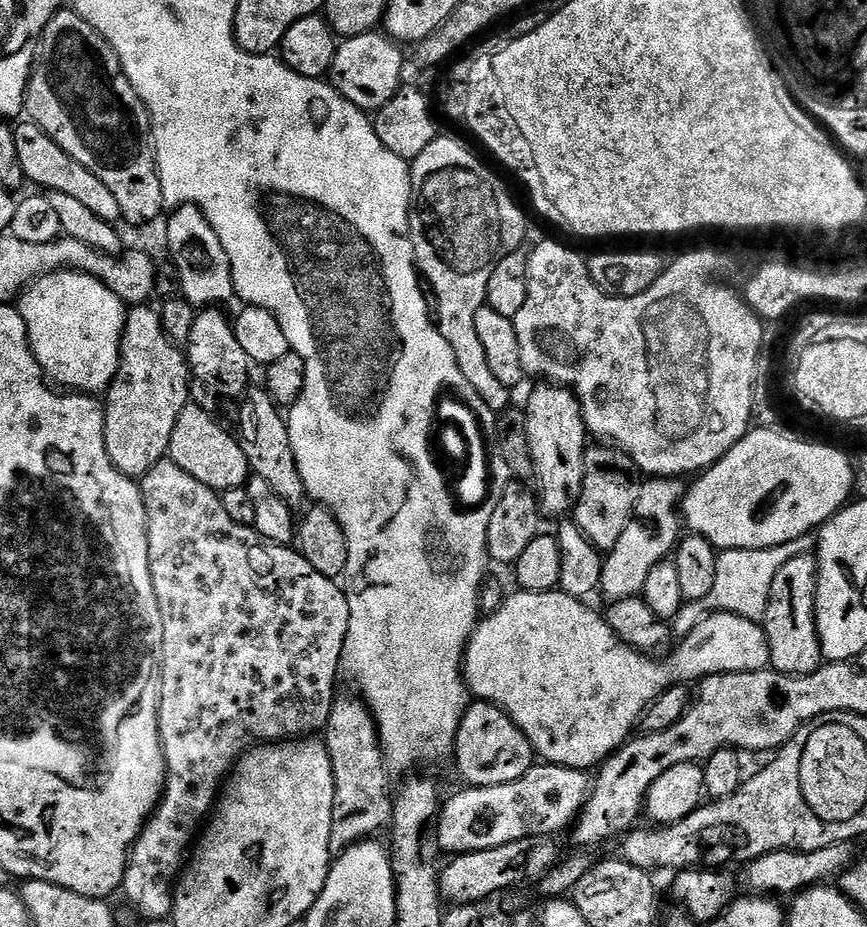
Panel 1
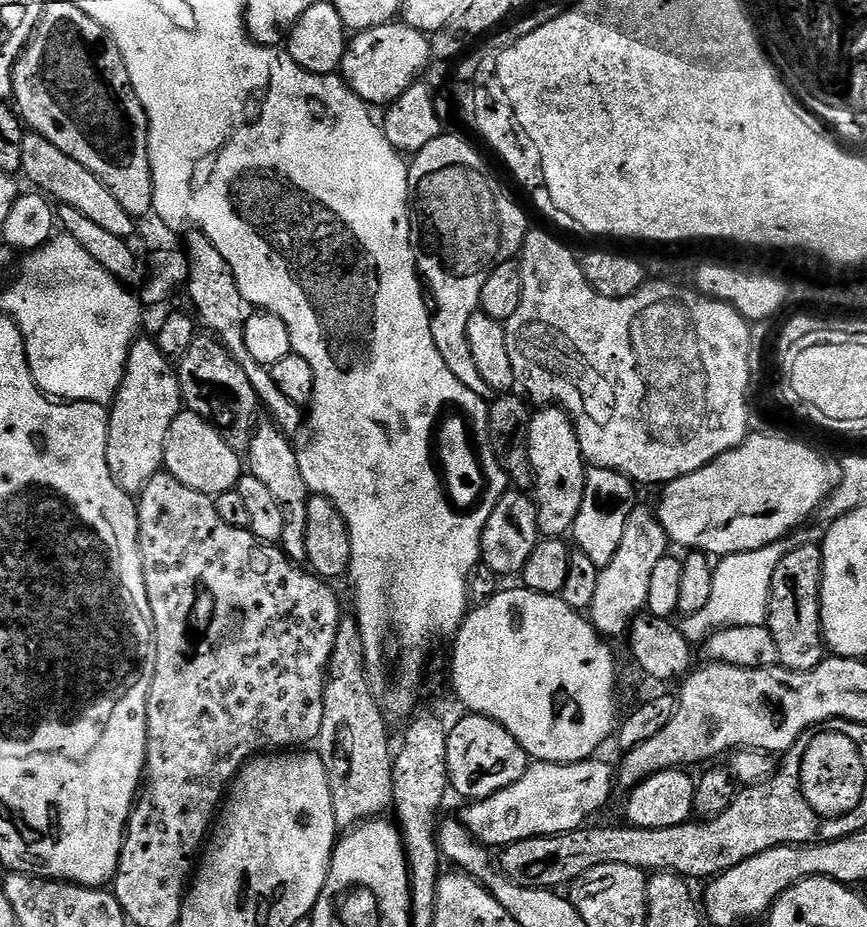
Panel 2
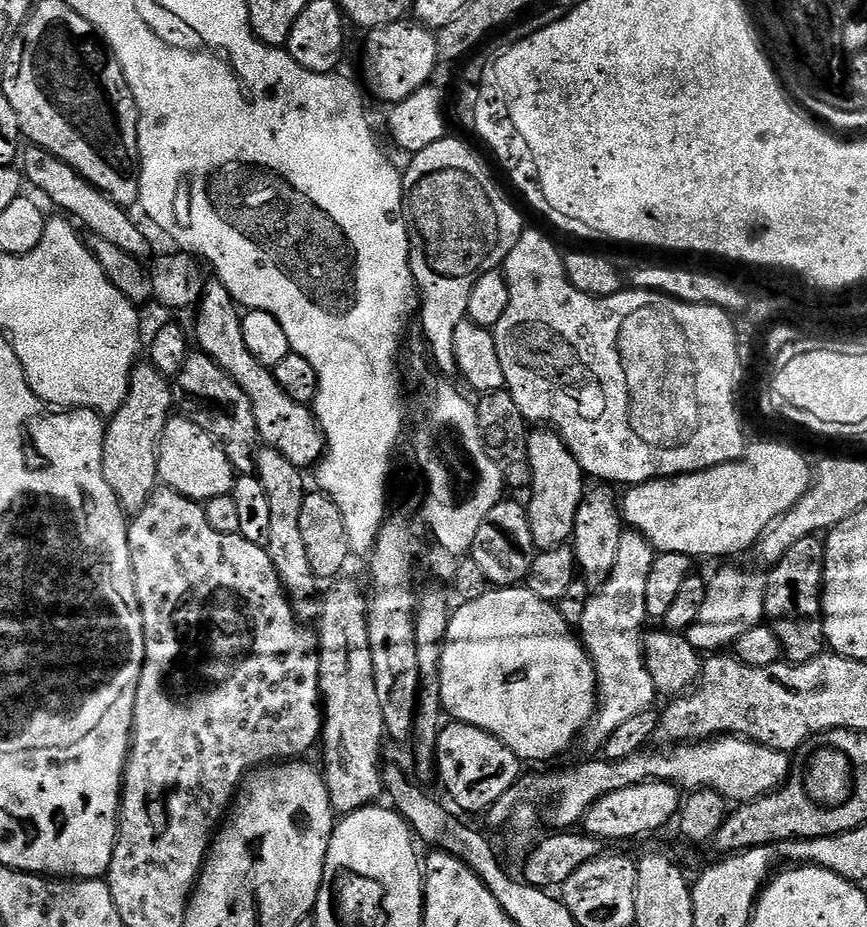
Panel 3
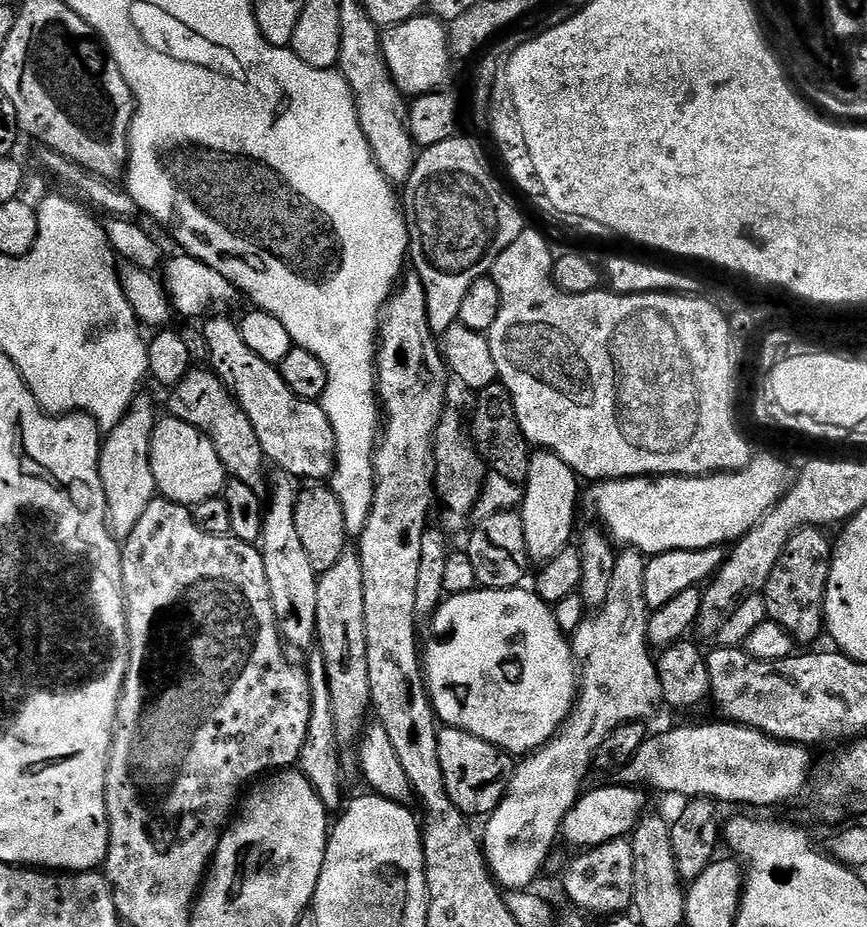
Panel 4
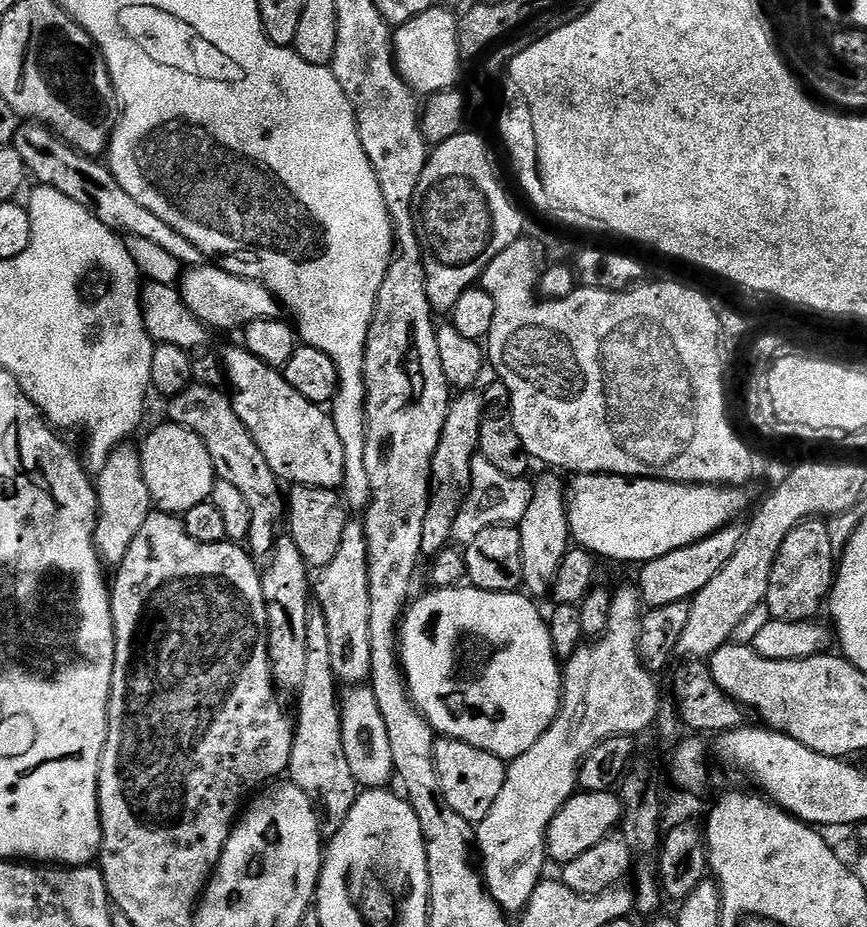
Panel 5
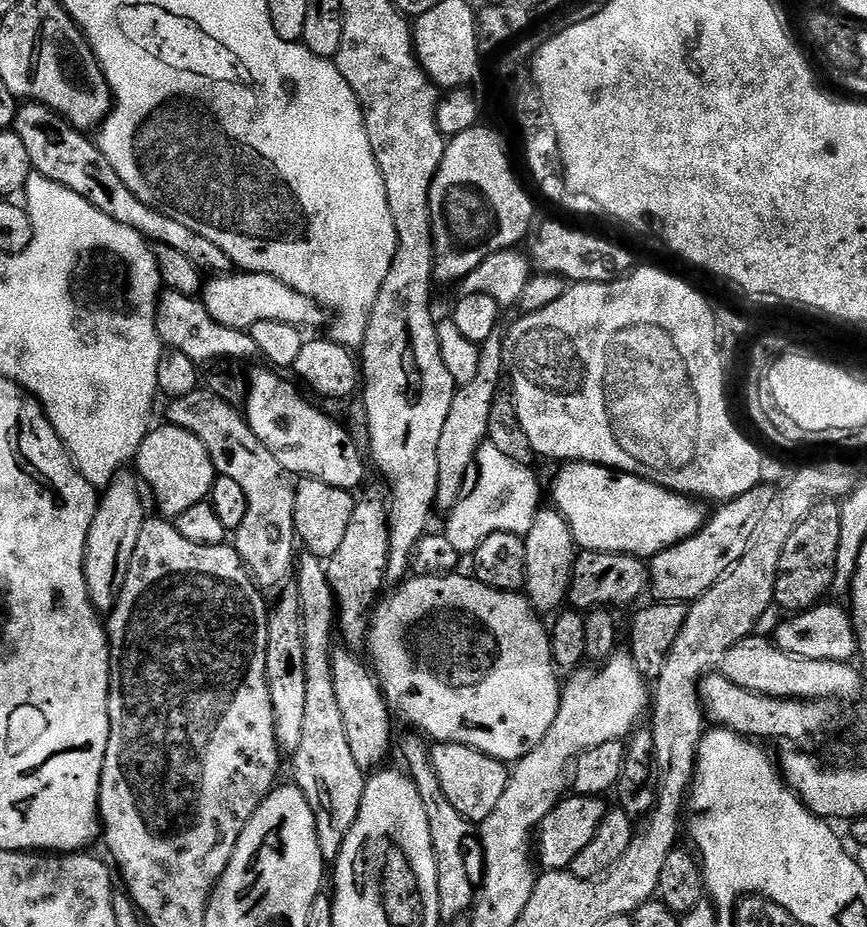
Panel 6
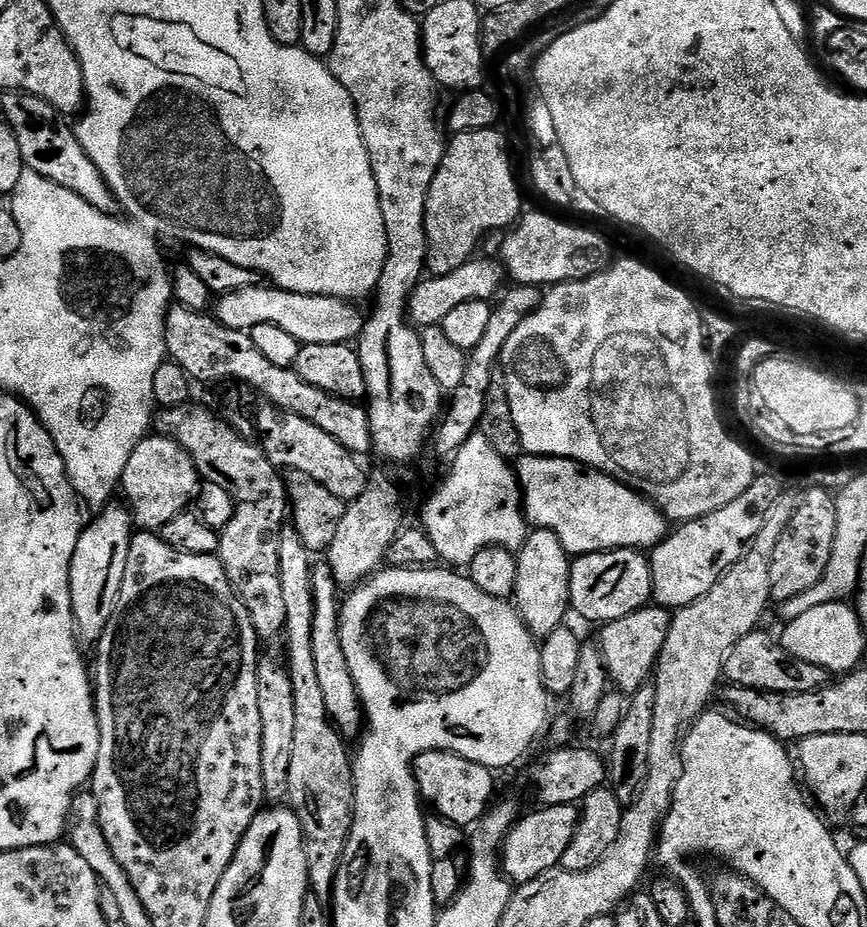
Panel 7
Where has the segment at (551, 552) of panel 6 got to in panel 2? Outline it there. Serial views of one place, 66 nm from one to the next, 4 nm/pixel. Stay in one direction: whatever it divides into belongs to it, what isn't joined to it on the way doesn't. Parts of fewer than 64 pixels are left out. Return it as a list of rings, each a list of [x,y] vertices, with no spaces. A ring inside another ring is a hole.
[[[544,406],[533,411],[532,420],[528,423],[528,449],[530,450],[530,462],[534,466],[536,475],[534,499],[541,533],[548,538],[567,537],[578,518],[578,510],[582,510],[582,494],[586,475],[586,461],[580,449],[578,434],[572,424],[571,416],[559,406]]]

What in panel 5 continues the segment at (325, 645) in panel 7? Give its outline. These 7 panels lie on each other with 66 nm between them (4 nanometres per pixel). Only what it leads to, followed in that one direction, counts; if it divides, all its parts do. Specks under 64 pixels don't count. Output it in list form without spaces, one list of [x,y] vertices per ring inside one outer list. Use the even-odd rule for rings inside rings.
[[[349,687],[340,702],[340,718],[346,762],[350,762],[350,774],[354,774],[357,785],[364,790],[387,789],[388,783],[396,776],[394,753],[390,750],[390,734],[386,730],[386,721],[382,719],[382,710],[378,710],[378,702],[371,687]]]

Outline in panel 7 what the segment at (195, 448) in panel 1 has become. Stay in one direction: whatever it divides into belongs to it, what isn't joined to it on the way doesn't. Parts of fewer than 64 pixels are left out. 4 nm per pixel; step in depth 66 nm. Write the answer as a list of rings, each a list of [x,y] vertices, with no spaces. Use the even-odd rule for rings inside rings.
[[[149,434],[130,454],[130,462],[126,462],[124,479],[122,481],[122,496],[130,509],[135,523],[144,530],[163,529],[170,518],[174,518],[178,513],[185,511],[193,503],[194,497],[202,483],[202,477],[196,471],[196,463],[190,458],[190,454],[178,442],[174,442],[169,436],[159,434]]]

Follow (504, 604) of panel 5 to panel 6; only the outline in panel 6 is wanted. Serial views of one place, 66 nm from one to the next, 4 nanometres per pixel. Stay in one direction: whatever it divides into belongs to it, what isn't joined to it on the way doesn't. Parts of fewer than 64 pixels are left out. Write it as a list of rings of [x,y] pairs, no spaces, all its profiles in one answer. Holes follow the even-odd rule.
[[[413,575],[397,587],[401,588],[393,596],[388,596],[381,604],[379,601],[375,605],[366,635],[366,649],[368,648],[368,656],[372,659],[373,665],[371,664],[371,667],[374,669],[374,679],[388,708],[392,710],[397,708],[400,711],[401,718],[409,720],[417,728],[413,729],[417,733],[423,734],[429,741],[470,746],[495,760],[515,762],[521,760],[526,753],[532,752],[534,746],[538,746],[538,742],[542,742],[546,730],[550,730],[550,726],[556,717],[558,700],[555,695],[551,696],[553,669],[546,659],[546,636],[545,633],[544,636],[540,633],[540,628],[536,625],[537,613],[519,591],[499,592],[493,588],[487,588],[485,584],[479,584],[474,578],[460,575]]]

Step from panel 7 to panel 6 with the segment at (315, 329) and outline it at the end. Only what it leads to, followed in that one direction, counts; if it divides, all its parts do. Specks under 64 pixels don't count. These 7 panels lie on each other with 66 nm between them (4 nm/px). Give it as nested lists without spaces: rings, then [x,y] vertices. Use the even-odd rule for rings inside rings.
[[[257,272],[223,275],[203,285],[202,307],[210,319],[226,328],[250,330],[256,324],[295,324],[297,329],[316,328],[323,322],[325,311],[312,300],[288,288],[280,280]]]

